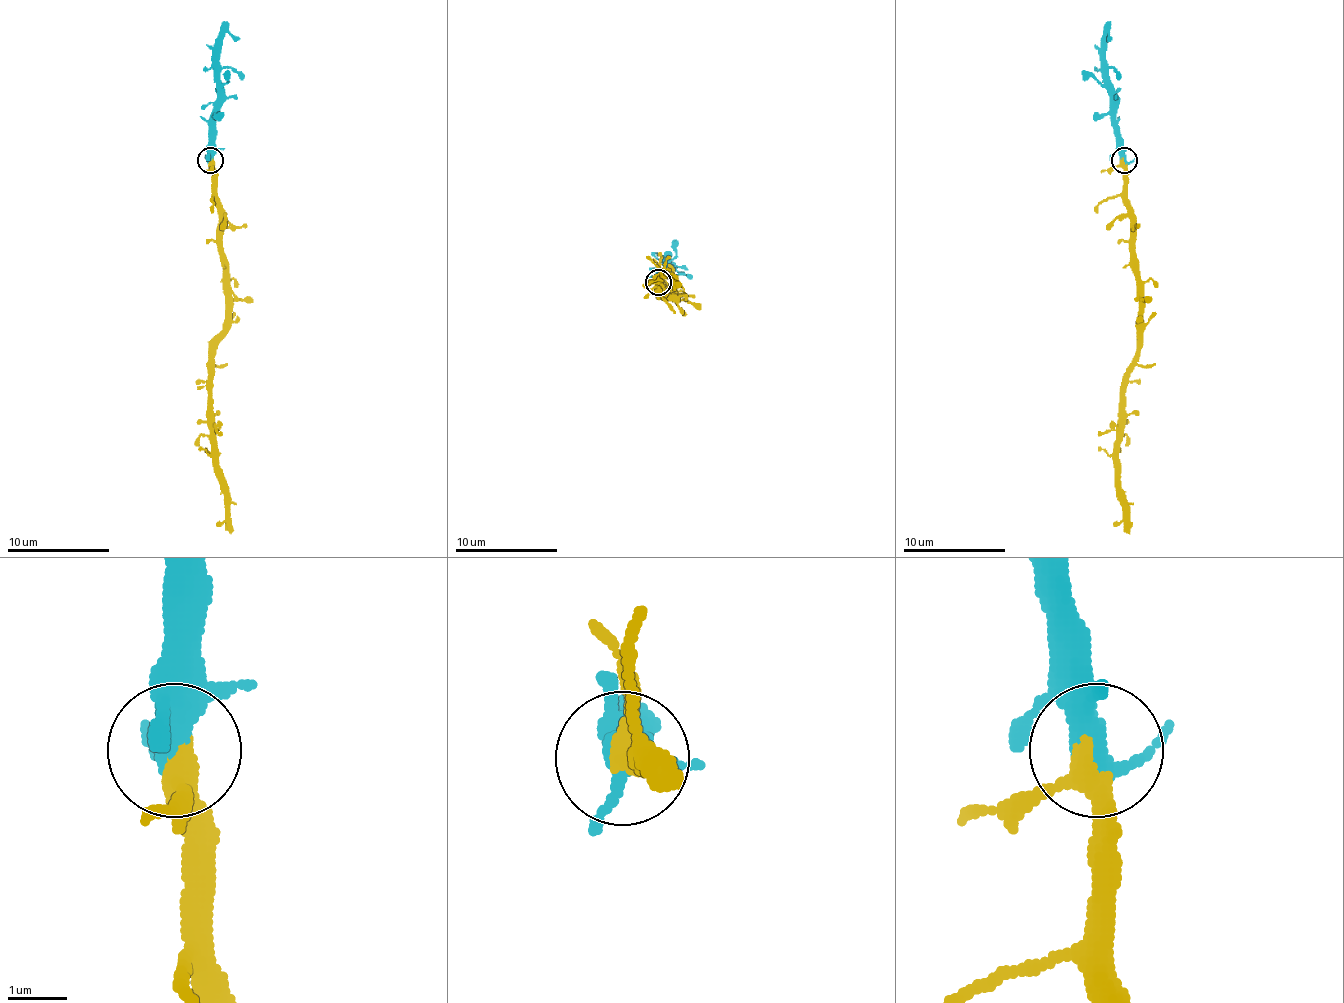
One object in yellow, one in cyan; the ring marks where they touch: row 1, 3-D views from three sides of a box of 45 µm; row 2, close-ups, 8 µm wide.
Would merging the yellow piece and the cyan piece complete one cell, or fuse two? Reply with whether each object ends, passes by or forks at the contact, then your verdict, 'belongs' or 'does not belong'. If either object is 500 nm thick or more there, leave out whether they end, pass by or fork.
yellow passes by; cyan passes by; belongs

